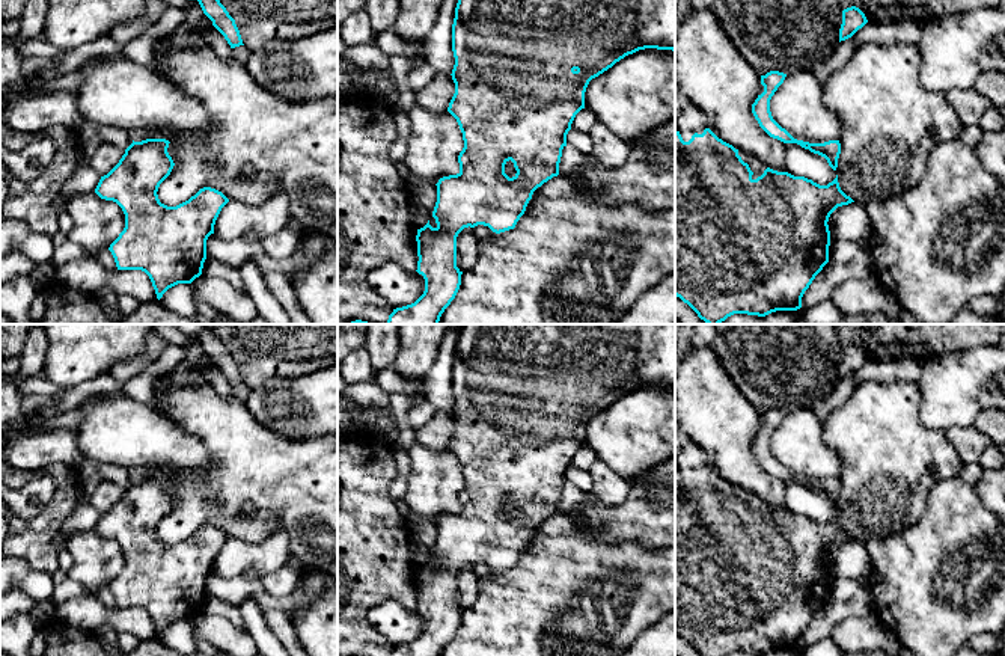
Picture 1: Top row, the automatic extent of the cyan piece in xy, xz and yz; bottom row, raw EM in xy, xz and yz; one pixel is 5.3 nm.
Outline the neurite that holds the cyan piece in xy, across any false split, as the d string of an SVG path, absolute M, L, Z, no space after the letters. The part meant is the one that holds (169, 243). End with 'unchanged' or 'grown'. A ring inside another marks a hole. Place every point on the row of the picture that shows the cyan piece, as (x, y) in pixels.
M166 139L133 140L95 189L125 214L125 228L108 247L118 270L145 271L158 300L169 288L191 284L202 274L206 240L229 202L221 192L203 187L176 207L161 204L158 187L175 166L169 143Z | unchanged

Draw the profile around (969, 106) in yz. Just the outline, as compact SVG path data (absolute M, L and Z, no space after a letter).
M975 87L948 90L945 98L963 125L979 124L982 115L991 106L990 101L978 93Z

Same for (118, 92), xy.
M95 57L75 90L86 122L137 131L187 131L209 124L206 109L152 66Z

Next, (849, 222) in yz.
M851 202L838 207L829 217L829 231L833 238L854 240L868 247L872 237L872 226L865 205Z

